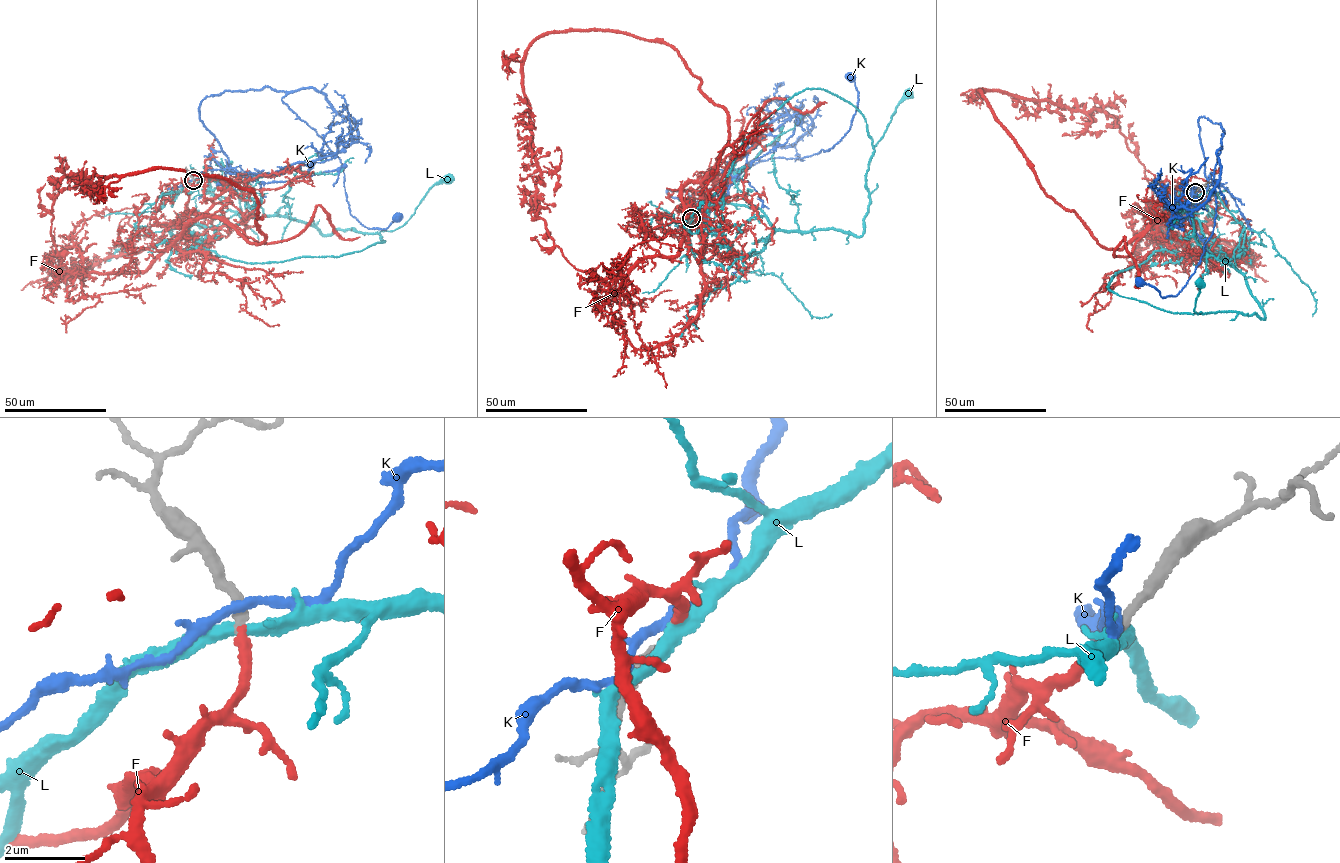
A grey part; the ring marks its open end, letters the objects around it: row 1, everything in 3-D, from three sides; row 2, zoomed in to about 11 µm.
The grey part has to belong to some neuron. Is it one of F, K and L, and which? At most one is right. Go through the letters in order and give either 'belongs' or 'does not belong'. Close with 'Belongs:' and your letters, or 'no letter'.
F: belongs
K: does not belong
L: does not belong
Belongs: F

